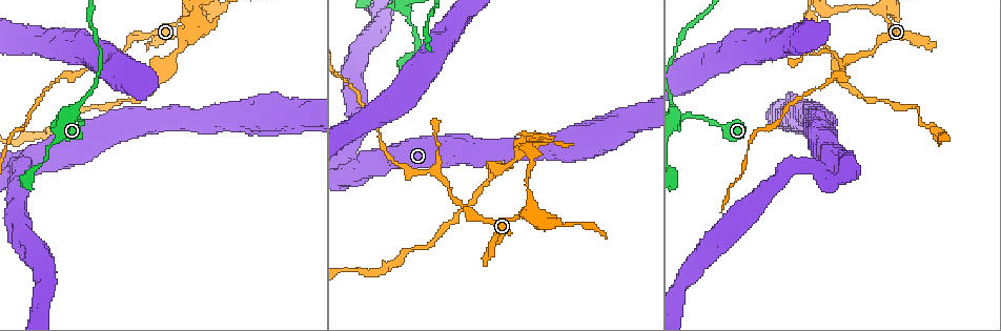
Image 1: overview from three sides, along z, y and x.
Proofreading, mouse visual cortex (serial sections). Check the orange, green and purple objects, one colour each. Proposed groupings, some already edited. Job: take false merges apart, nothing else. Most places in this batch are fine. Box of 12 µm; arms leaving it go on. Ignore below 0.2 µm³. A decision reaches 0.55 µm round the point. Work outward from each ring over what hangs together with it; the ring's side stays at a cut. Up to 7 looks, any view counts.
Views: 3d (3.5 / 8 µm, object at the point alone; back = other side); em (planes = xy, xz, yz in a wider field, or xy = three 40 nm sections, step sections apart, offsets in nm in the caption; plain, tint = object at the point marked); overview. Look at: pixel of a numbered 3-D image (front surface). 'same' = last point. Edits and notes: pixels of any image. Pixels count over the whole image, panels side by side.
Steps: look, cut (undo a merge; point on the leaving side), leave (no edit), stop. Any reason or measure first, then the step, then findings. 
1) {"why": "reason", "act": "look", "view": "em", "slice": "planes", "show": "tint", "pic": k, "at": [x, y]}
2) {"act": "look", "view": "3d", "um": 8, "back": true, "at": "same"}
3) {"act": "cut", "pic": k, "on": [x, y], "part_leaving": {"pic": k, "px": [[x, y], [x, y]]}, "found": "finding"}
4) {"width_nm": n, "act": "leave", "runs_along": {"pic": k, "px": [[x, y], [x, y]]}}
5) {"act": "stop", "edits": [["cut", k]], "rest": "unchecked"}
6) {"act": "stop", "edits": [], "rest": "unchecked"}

{"why": "thin arm on a thick one", "act": "look", "view": "3d", "um": 3.5, "back": true, "pic": 1, "at": [404, 12]}

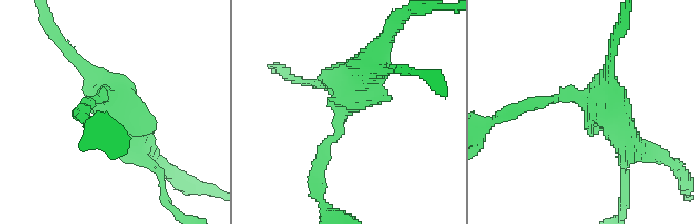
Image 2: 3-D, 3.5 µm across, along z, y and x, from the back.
{"act": "look", "view": "em", "slice": "xy", "step": 3, "show": "tint", "pic": 2, "at": [585, 99]}

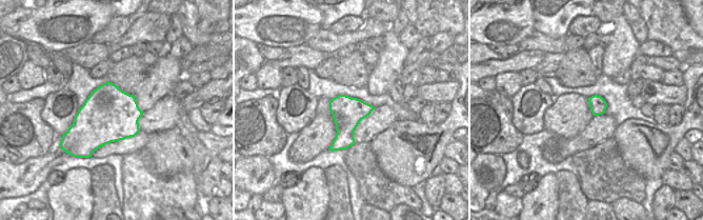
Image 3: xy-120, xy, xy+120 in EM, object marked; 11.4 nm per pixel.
{"act": "look", "view": "em", "slice": "xy", "step": 1, "show": "tint", "at": "same"}

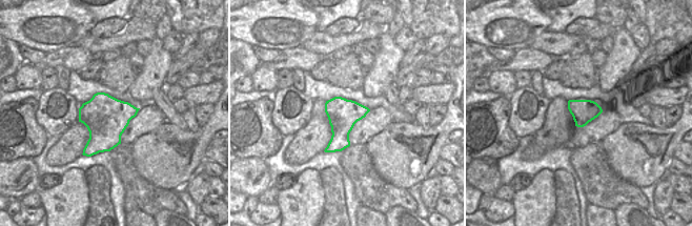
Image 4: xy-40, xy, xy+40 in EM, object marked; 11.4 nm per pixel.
{"act": "leave", "runs_along": {"pic": 2, "px": [[317, 168], [368, 68]]}, "found": "continuous, no second cell"}

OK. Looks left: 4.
{"why": "abrupt turn", "act": "look", "view": "3d", "um": 8, "back": true, "pic": 1, "at": [350, 175]}

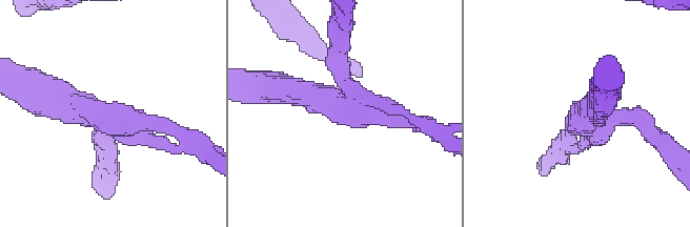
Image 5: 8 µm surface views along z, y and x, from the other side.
{"why": "need the tissue", "act": "look", "view": "em", "slice": "xy", "step": 2, "show": "tint", "pic": 5, "at": [343, 110]}

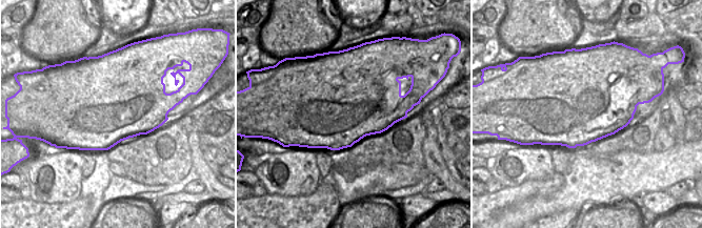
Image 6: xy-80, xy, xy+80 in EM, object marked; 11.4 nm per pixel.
{"act": "leave", "runs_along": {"pic": 5, "px": [[85, 106], [118, 131]]}, "found": "continuous, no second cell"}

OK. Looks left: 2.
{"act": "stop", "edits": [], "rest": "unchecked"}

